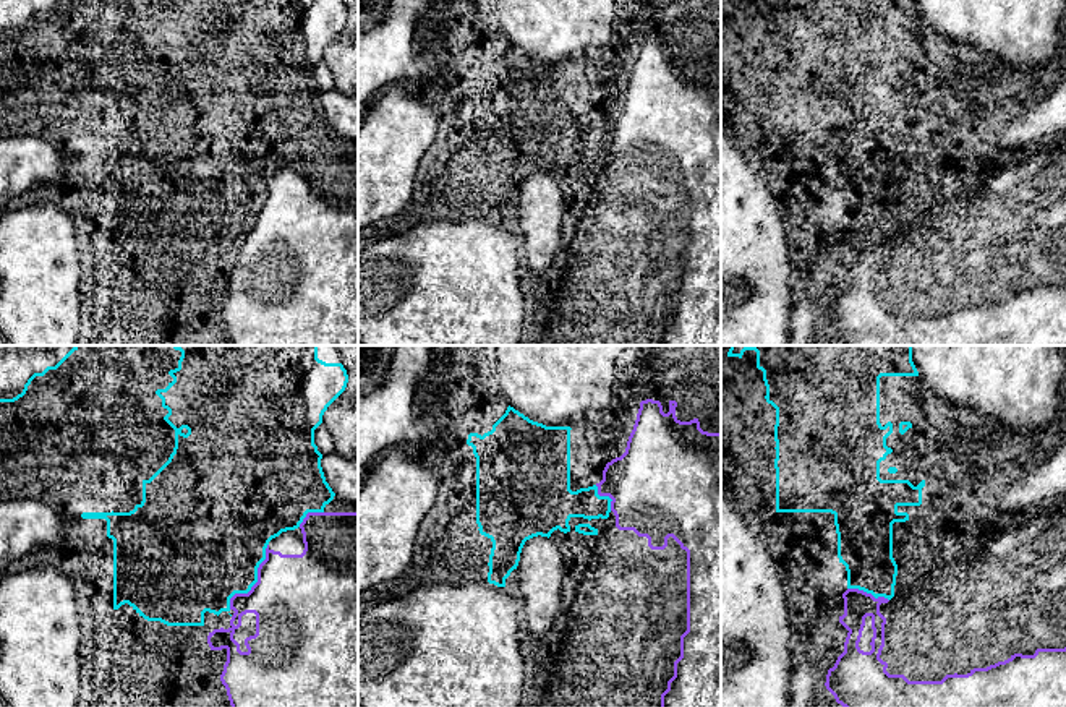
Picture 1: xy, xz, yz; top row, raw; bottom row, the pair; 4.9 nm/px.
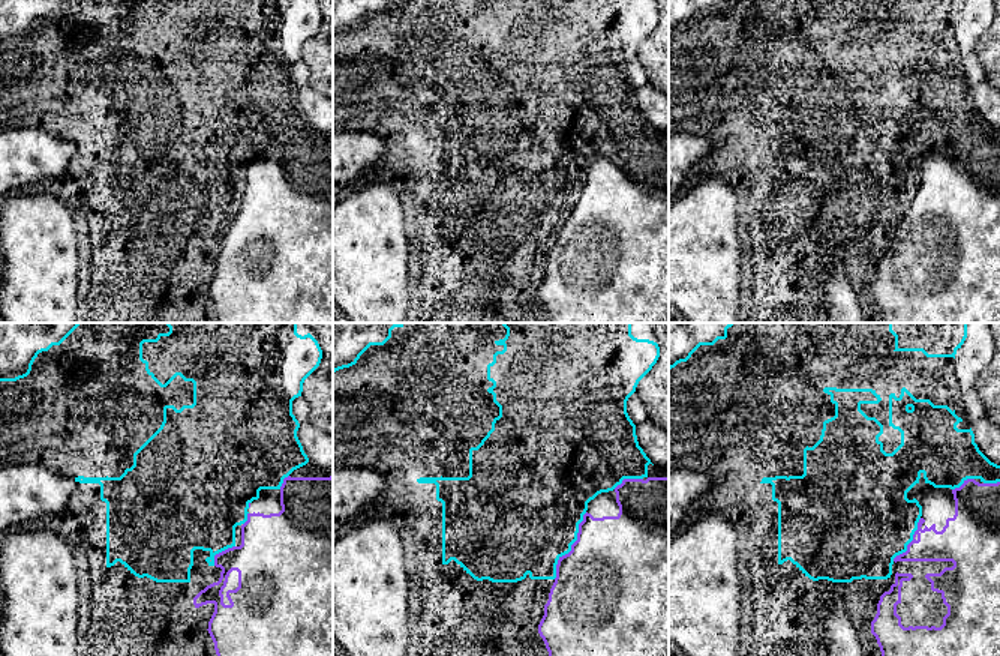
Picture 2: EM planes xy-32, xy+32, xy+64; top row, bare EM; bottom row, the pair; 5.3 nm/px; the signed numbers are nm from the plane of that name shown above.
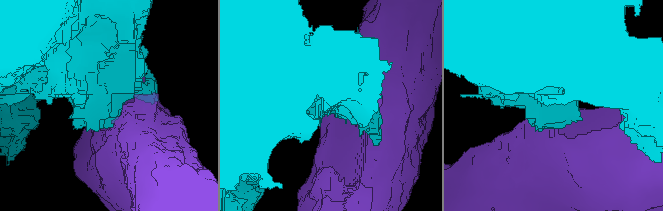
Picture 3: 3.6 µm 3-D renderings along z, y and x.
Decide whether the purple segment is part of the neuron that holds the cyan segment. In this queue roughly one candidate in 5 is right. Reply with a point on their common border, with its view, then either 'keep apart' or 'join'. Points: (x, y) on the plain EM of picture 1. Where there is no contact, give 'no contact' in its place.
contact xy (256, 218); keep apart

